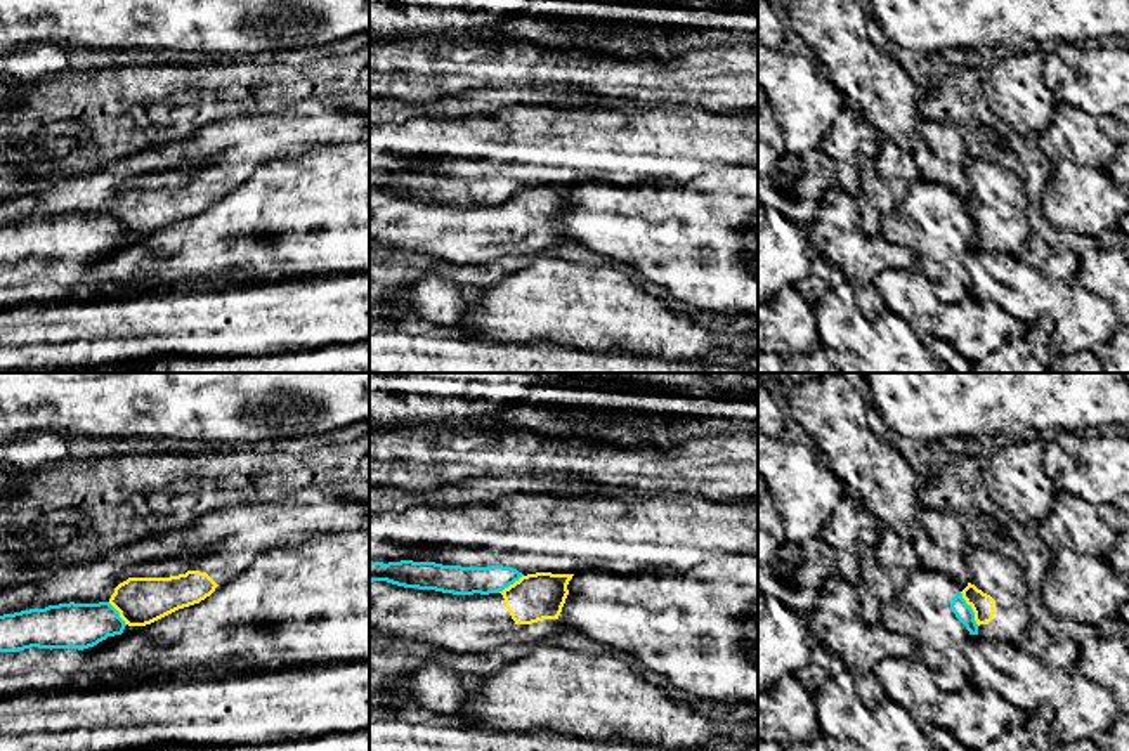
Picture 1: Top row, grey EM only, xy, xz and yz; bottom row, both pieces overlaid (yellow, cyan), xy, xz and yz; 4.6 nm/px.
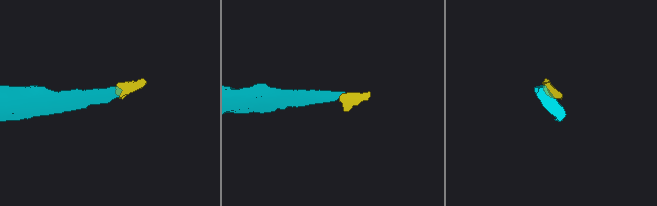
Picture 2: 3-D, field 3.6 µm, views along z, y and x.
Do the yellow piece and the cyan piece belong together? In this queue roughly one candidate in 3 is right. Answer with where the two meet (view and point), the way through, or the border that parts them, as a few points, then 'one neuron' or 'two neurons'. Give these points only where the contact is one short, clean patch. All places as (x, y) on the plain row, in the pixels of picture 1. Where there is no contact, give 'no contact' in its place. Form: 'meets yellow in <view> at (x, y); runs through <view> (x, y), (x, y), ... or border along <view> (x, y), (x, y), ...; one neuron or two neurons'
meets yellow in yz at (972, 219); border along yz (959, 203), (978, 236); two neurons

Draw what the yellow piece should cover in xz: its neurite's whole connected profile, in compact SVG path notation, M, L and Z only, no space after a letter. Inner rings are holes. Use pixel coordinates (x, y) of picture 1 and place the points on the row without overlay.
M527 186L489 206L453 206L373 193L369 245L421 251L461 267L480 267L501 257L538 257L567 241L558 227L572 187Z

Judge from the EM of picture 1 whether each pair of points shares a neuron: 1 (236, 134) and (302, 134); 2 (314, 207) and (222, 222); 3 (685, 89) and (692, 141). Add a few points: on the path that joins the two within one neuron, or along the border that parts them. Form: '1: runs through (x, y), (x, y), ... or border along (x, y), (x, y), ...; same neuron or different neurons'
1: runs through (252, 134), (287, 134); same neuron
2: runs through (292, 207), (261, 207), (245, 212); same neuron
3: border along (647, 106), (687, 104), (727, 113); different neurons

